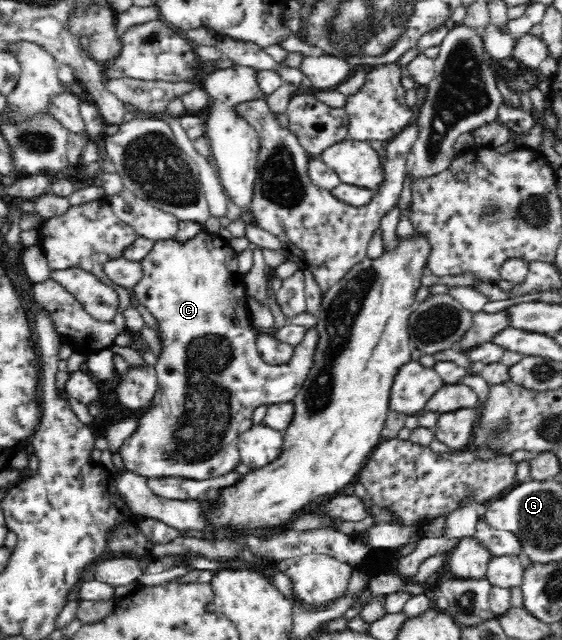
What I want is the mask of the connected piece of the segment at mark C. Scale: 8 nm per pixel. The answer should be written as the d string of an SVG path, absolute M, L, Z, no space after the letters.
M200 231L194 238L156 241L152 250L140 260L141 276L130 289L136 305L145 306L158 322L162 354L154 366L157 391L149 406L144 408L136 430L122 443L119 453L124 470L146 479L188 478L208 481L234 474L240 464L239 438L250 430L252 414L263 405L276 405L295 400L316 362L320 332L313 325L304 328L304 337L293 348L292 359L284 365L268 365L262 361L256 344L257 336L250 327L246 307L246 272L240 268L237 253L228 239L218 234Z

